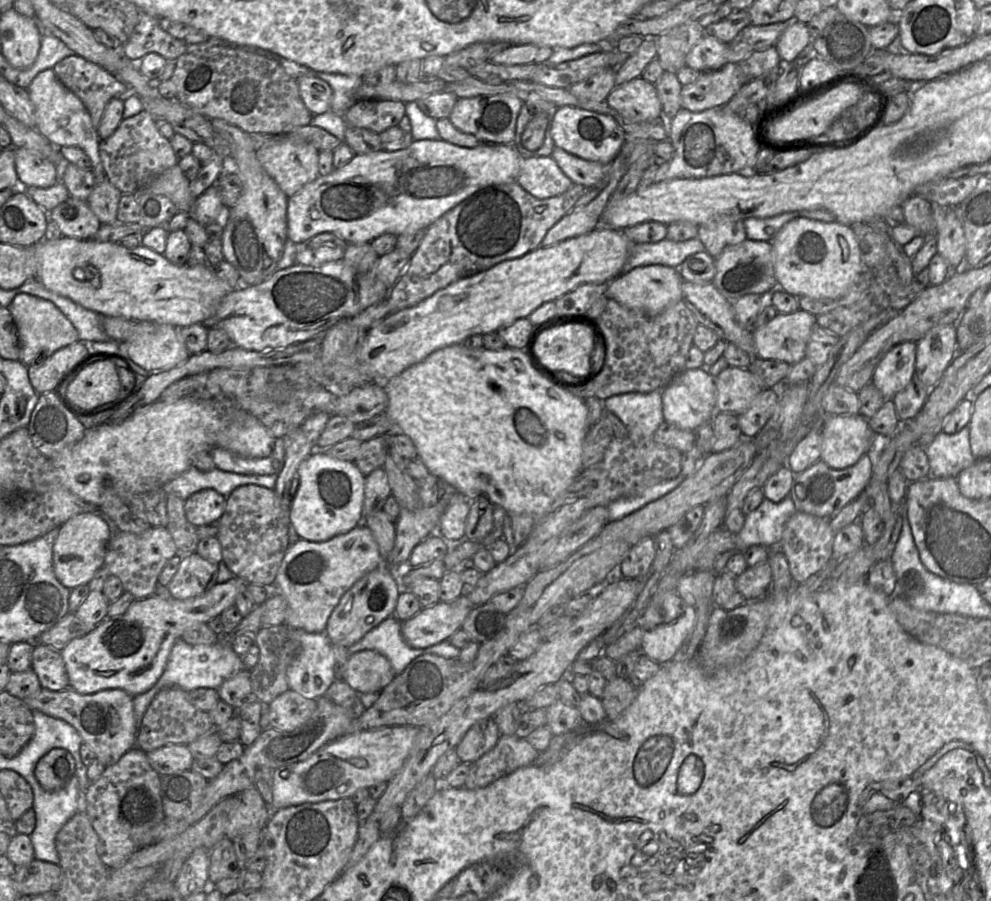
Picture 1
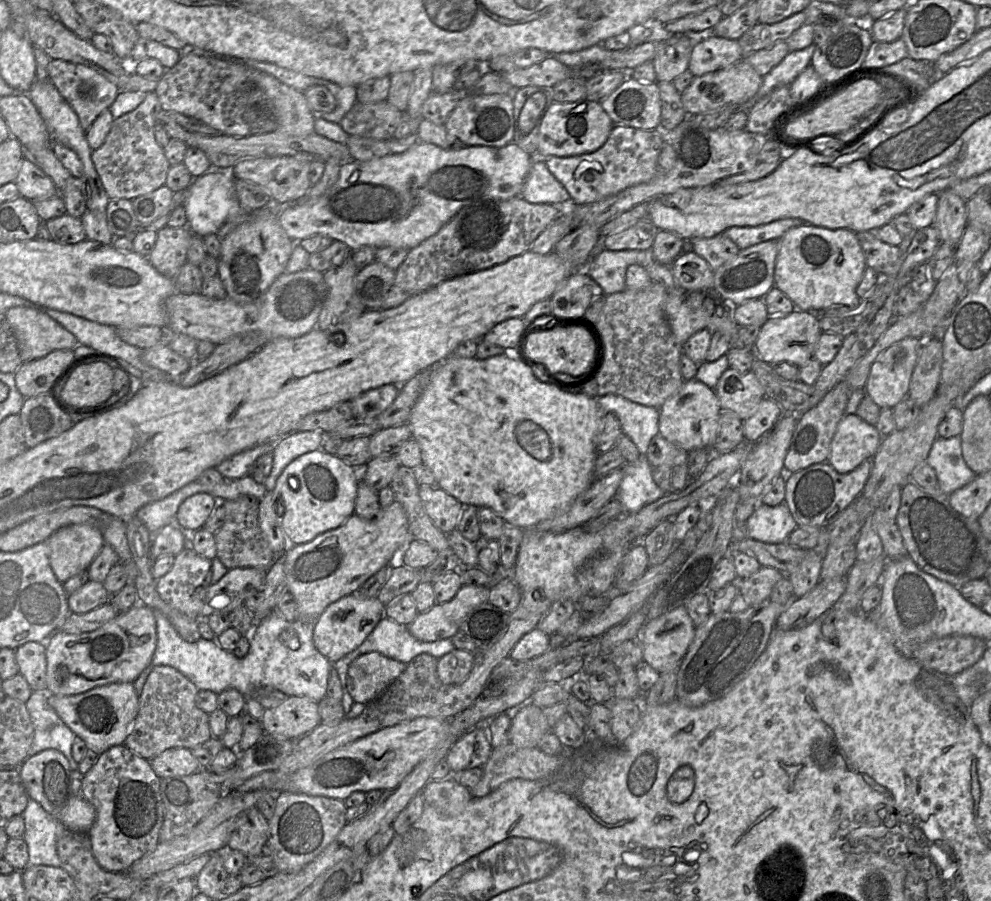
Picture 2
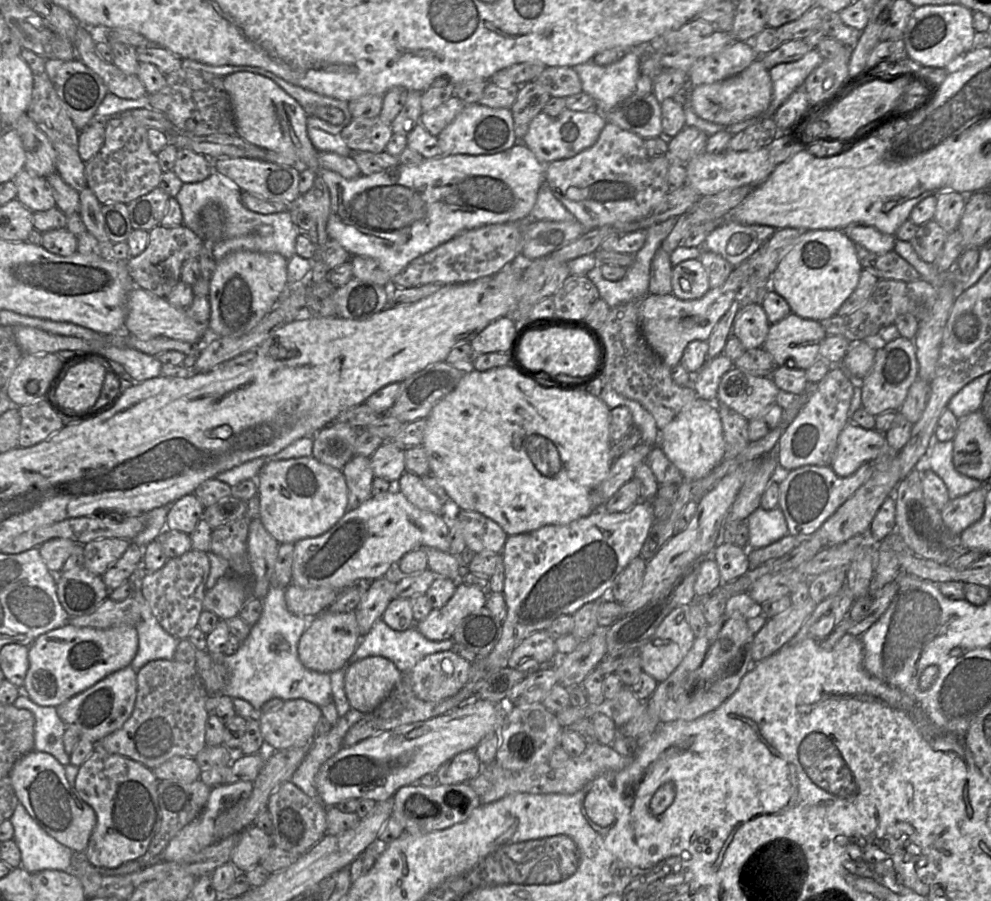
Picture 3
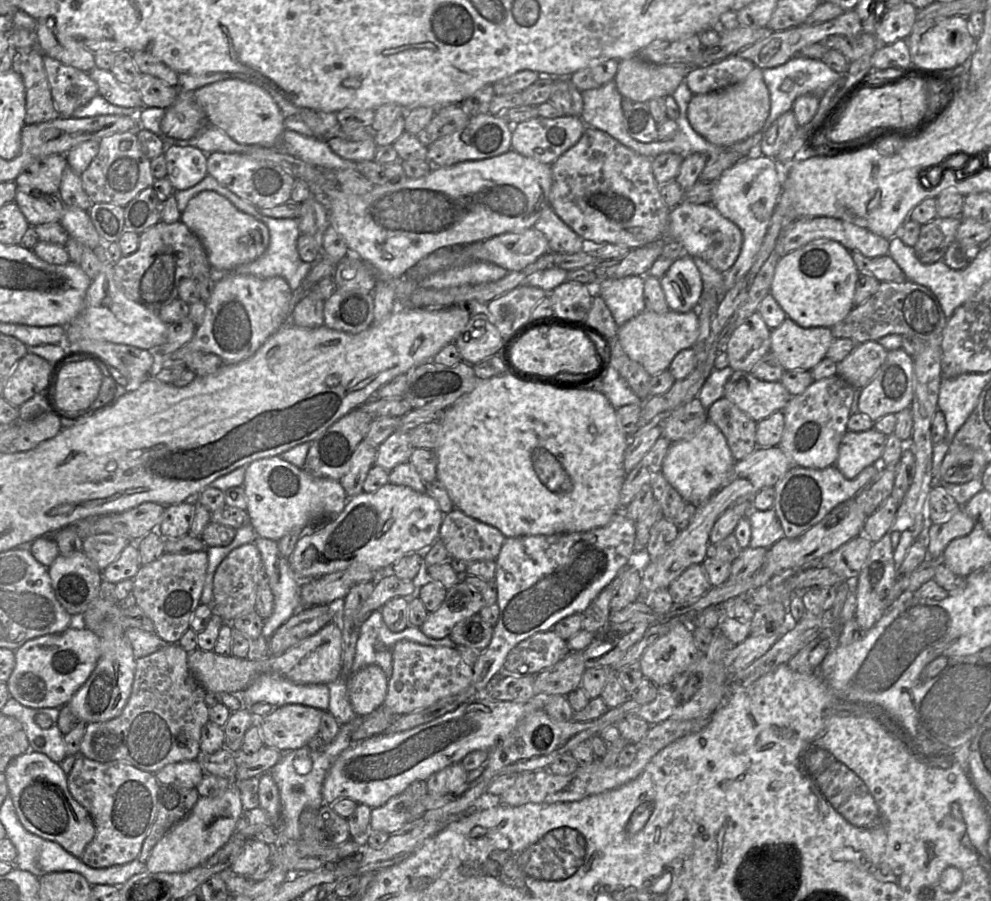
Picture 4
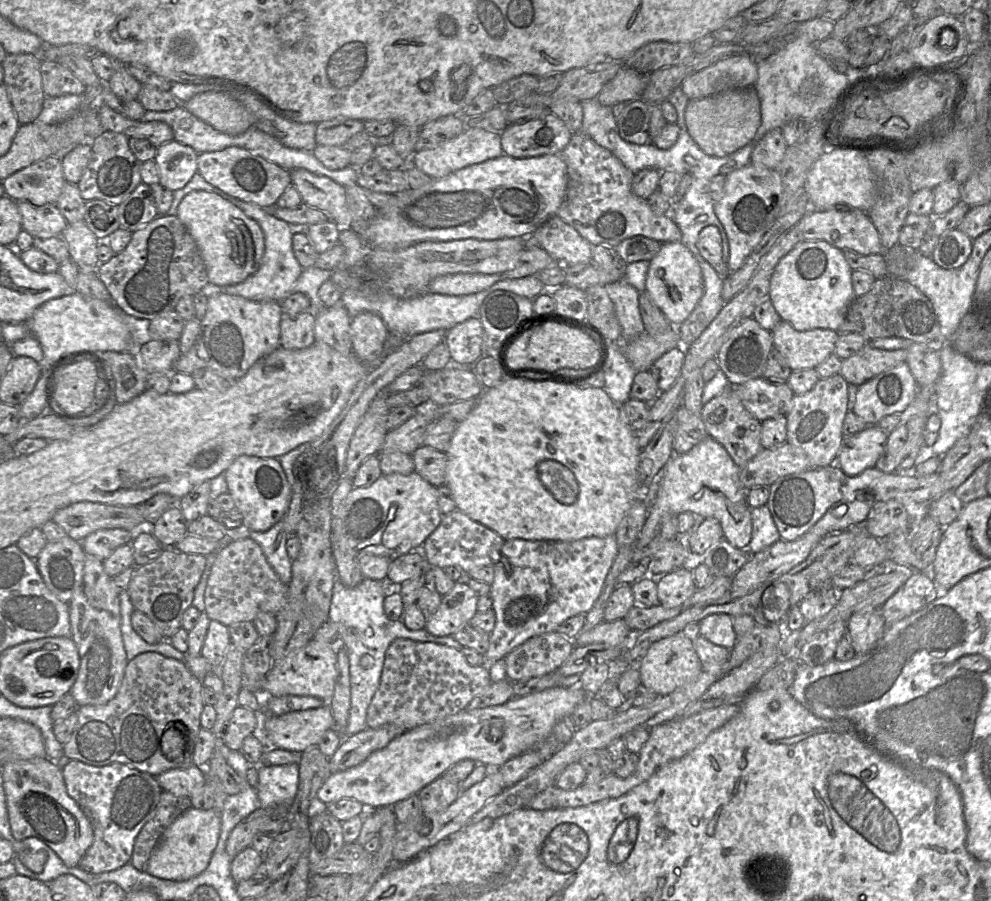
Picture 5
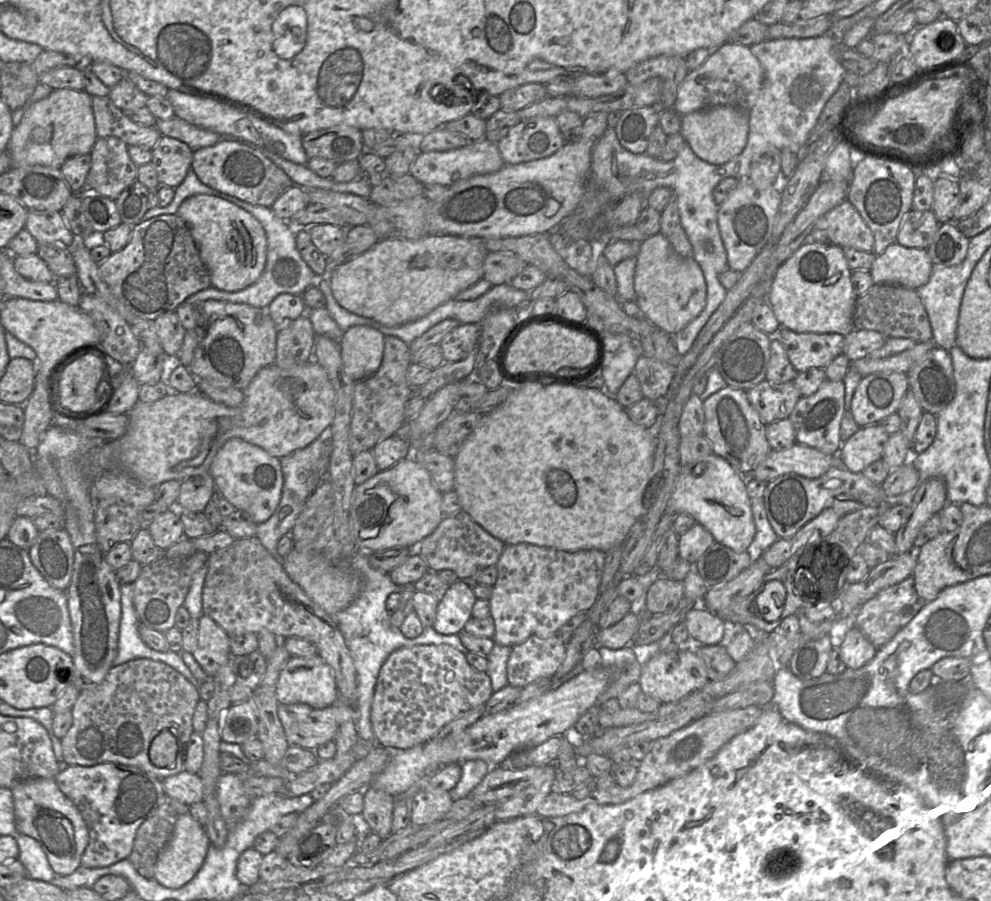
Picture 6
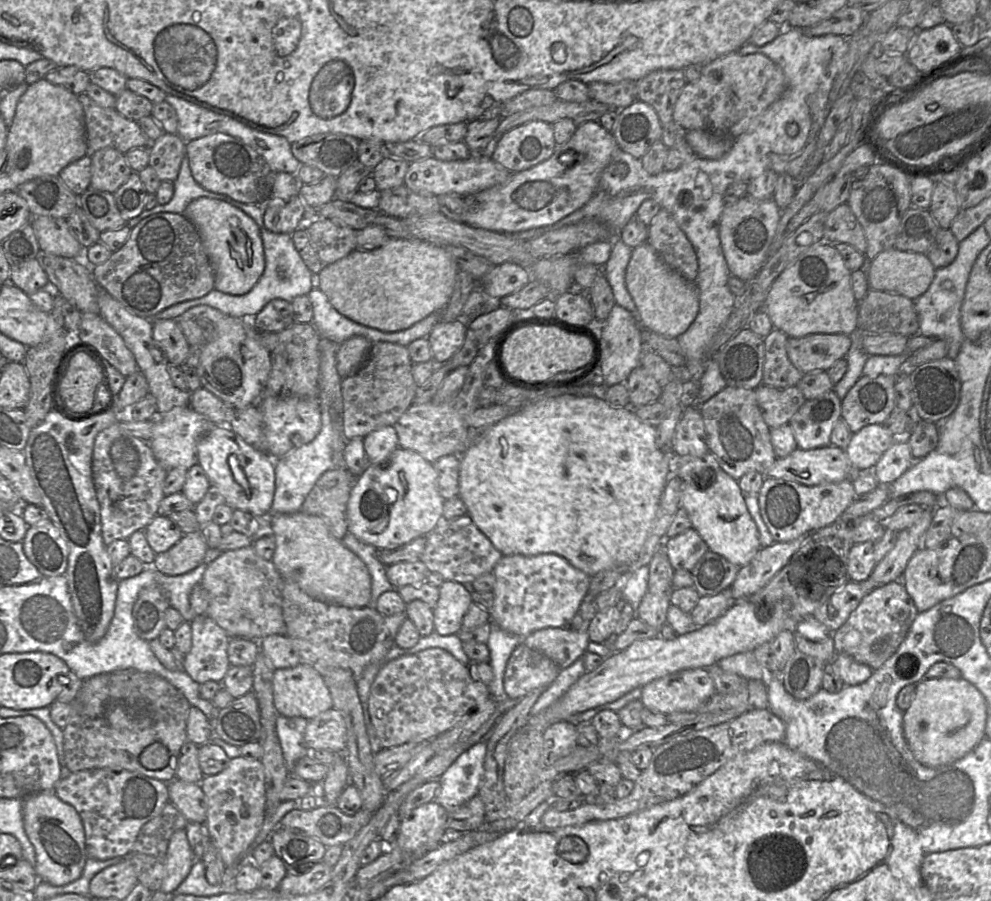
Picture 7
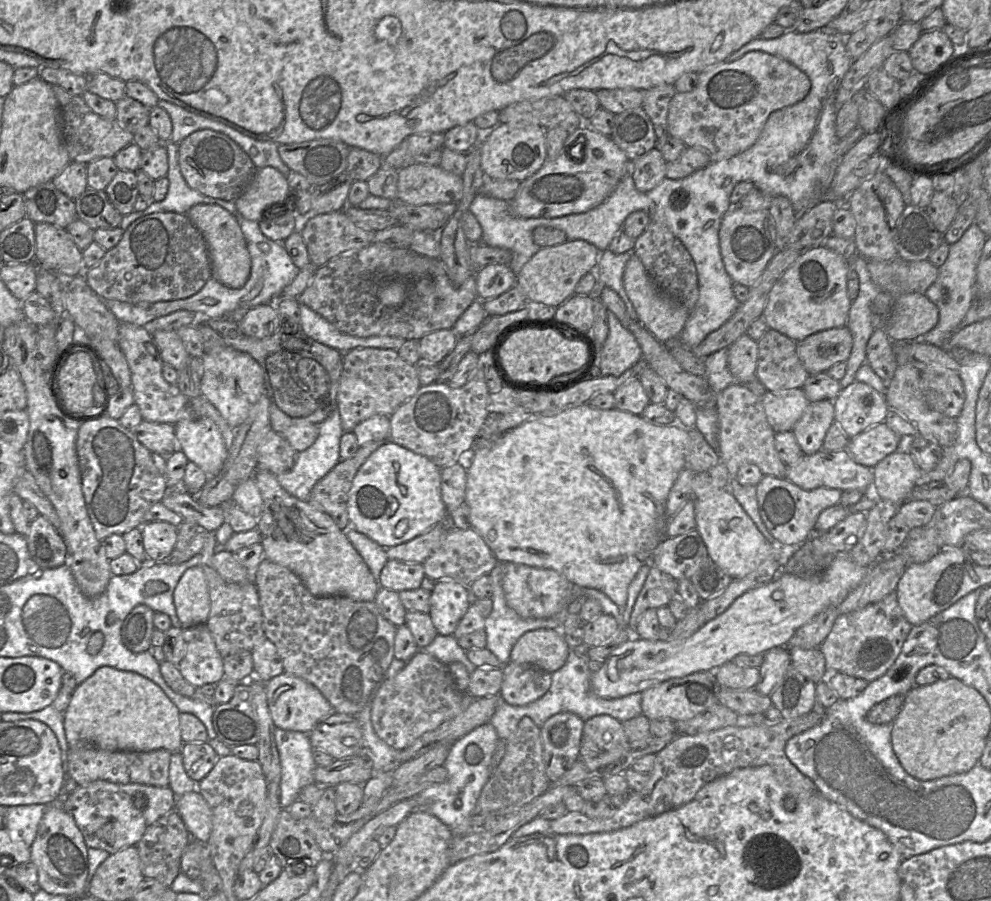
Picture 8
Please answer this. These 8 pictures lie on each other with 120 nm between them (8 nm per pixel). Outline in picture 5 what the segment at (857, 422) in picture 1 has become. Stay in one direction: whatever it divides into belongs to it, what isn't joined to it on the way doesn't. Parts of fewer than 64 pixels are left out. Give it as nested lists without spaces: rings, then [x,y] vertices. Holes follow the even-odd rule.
[[[866,426],[861,432],[844,437],[836,465],[848,476],[857,476],[875,466],[886,450],[888,434],[878,426]]]

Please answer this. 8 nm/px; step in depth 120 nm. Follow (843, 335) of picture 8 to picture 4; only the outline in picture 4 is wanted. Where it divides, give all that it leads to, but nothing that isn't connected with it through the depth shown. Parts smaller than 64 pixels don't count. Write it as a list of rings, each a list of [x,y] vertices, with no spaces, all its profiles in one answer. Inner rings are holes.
[[[786,317],[777,328],[771,330],[770,351],[776,355],[785,370],[811,371],[826,357],[834,339],[828,327],[803,328]]]

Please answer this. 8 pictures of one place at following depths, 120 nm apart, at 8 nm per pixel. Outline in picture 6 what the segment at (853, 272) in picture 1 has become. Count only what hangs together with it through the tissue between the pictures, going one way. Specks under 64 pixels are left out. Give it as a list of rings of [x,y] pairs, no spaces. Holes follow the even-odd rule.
[[[807,241],[776,270],[769,285],[767,302],[781,327],[797,333],[838,333],[846,336],[853,331],[856,294],[842,247],[817,241]]]

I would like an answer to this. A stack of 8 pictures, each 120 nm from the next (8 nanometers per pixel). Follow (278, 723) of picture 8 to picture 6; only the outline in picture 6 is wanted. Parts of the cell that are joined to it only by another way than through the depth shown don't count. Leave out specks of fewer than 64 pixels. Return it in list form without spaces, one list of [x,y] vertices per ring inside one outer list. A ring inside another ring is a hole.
[[[316,654],[289,658],[278,677],[276,699],[279,704],[303,703],[313,709],[323,709],[334,705],[339,700],[339,693],[331,668]]]

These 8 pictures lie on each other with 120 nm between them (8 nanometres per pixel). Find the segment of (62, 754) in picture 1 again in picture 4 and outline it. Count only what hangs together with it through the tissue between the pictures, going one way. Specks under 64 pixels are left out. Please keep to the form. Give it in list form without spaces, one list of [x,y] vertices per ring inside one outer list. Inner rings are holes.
[[[29,750],[15,757],[4,771],[6,783],[17,817],[23,827],[43,839],[62,846],[71,855],[81,858],[95,835],[92,818],[71,795],[67,775],[59,763],[42,753]]]

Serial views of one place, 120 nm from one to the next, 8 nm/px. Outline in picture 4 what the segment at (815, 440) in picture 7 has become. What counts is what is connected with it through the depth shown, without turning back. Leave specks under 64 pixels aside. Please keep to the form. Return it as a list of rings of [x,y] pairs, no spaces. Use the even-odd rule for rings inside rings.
[[[836,374],[821,380],[814,380],[802,394],[790,398],[783,409],[785,425],[781,441],[777,446],[785,453],[792,465],[811,469],[824,469],[835,465],[840,442],[847,431],[853,394],[854,388]]]

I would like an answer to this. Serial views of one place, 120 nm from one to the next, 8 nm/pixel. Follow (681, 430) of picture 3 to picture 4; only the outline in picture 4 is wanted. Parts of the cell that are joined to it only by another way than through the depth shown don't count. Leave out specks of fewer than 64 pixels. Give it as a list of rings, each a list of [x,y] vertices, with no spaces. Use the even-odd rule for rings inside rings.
[[[707,420],[693,437],[670,445],[662,464],[662,473],[686,503],[697,507],[723,486],[734,463],[725,436]]]

